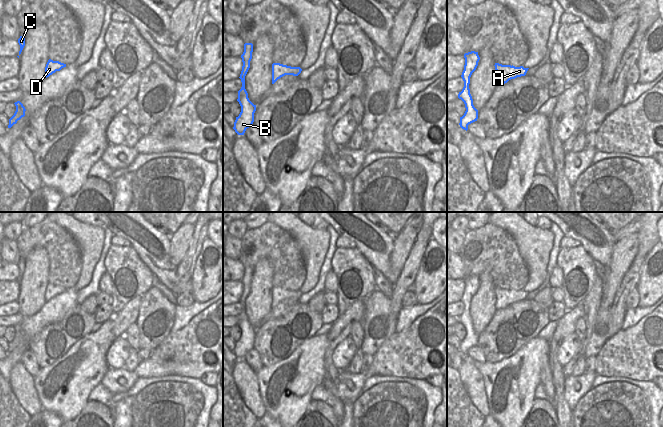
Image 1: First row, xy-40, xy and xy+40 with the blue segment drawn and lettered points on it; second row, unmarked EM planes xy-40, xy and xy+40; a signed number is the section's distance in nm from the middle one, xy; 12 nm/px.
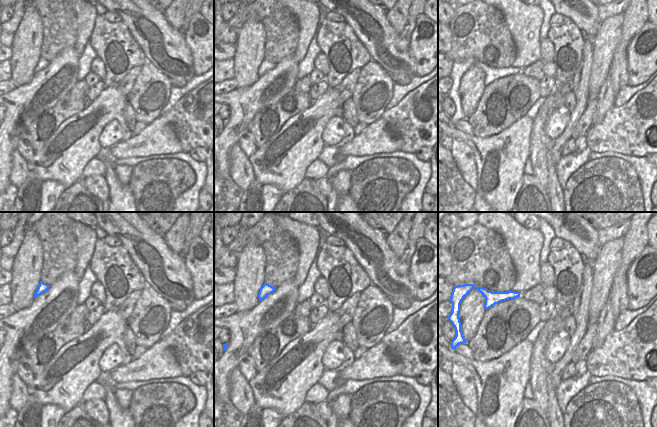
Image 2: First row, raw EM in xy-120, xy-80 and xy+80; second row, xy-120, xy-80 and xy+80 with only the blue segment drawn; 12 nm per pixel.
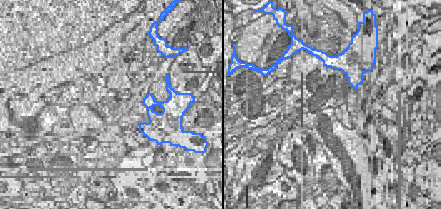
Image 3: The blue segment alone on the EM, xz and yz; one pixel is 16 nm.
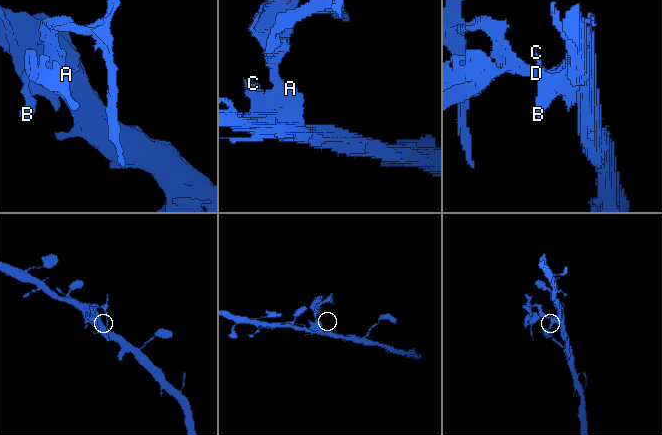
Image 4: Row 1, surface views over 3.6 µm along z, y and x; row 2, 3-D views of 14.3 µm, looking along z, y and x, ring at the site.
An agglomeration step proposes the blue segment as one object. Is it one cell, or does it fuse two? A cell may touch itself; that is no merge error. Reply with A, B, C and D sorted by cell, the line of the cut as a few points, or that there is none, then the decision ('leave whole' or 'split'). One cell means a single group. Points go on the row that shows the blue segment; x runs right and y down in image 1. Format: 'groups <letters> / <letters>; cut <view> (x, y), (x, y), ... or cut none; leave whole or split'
groups A B C / D; cut xy (288, 66), (283, 67), (276, 76), (272, 76); split

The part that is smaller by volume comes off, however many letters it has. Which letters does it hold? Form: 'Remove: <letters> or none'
Remove: D.

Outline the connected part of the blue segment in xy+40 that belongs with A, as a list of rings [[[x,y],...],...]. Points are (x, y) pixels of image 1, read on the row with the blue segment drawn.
[[[523,66],[510,68],[505,68],[503,70],[495,67],[496,70],[496,85],[501,85],[507,83],[511,79],[517,77],[525,76],[529,68],[524,68]]]

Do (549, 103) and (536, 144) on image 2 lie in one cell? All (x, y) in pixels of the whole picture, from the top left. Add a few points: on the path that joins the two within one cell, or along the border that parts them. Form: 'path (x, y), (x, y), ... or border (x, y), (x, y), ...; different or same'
path (544, 113), (538, 125), (538, 134); same

